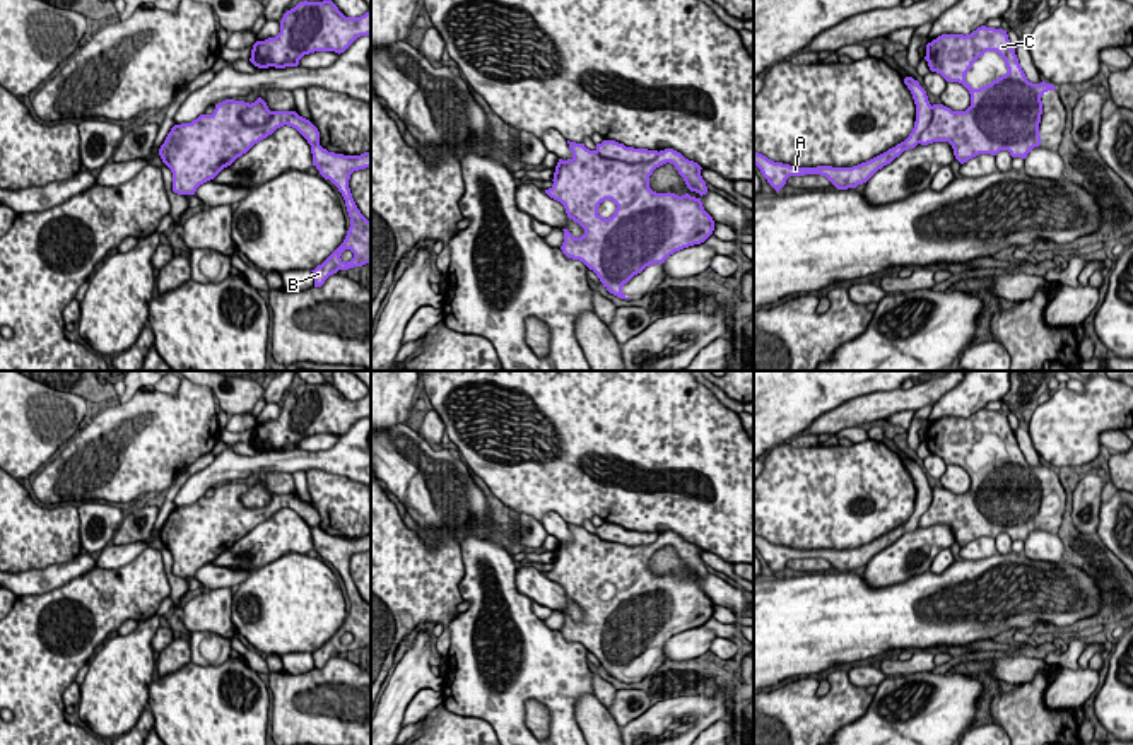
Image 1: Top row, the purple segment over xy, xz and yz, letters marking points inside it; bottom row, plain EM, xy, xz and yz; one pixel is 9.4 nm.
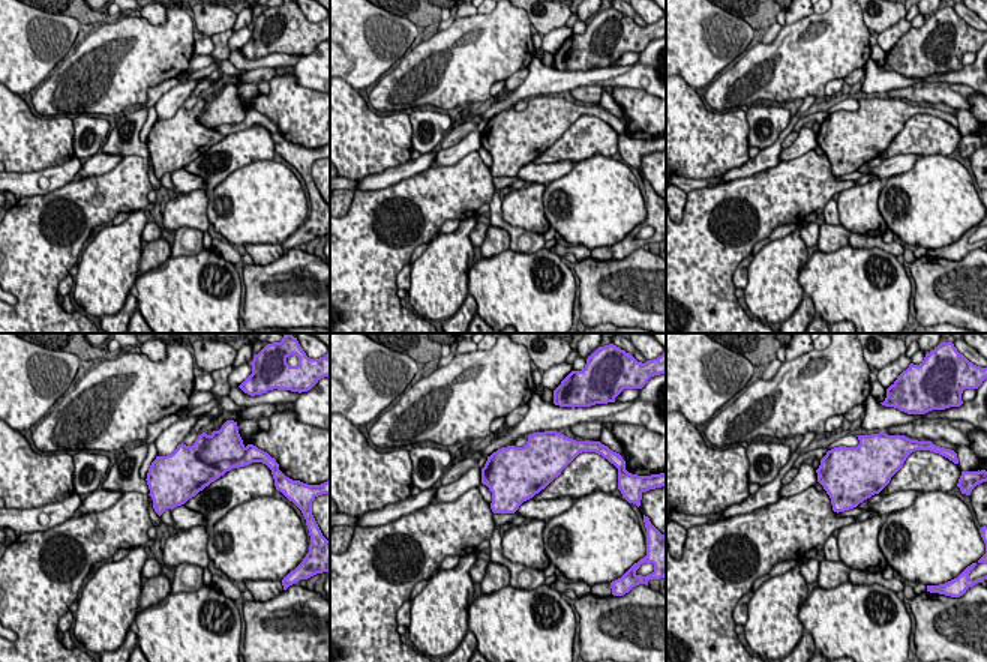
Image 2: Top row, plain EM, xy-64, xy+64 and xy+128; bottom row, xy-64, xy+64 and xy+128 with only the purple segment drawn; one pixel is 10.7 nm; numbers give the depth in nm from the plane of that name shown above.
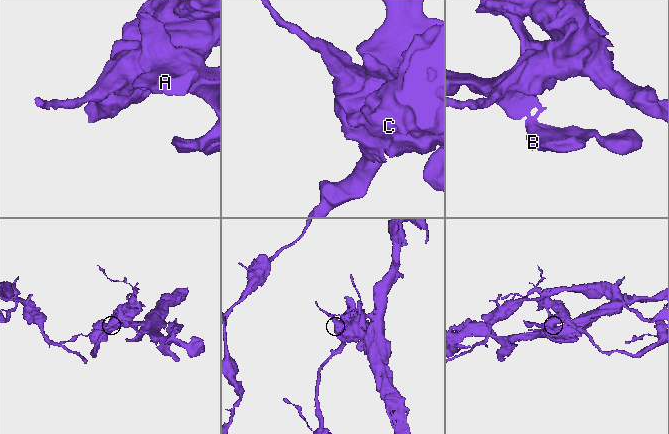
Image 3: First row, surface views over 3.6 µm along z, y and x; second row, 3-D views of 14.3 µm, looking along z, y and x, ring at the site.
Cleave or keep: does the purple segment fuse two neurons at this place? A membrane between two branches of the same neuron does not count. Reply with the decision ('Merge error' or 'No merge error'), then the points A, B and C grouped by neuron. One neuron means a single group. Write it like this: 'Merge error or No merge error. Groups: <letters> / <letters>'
Merge error. Groups: A B / C

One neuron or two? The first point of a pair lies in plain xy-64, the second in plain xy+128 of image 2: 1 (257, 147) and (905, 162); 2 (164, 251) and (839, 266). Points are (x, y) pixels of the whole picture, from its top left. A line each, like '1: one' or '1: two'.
1: two
2: two

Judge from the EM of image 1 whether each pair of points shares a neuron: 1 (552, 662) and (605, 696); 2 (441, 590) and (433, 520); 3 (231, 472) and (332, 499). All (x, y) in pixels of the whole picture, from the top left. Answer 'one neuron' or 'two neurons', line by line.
1: two neurons
2: two neurons
3: two neurons

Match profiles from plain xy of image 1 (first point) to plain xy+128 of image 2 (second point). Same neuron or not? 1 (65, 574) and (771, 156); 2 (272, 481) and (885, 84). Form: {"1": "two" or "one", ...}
{"1": "one", "2": "two"}

